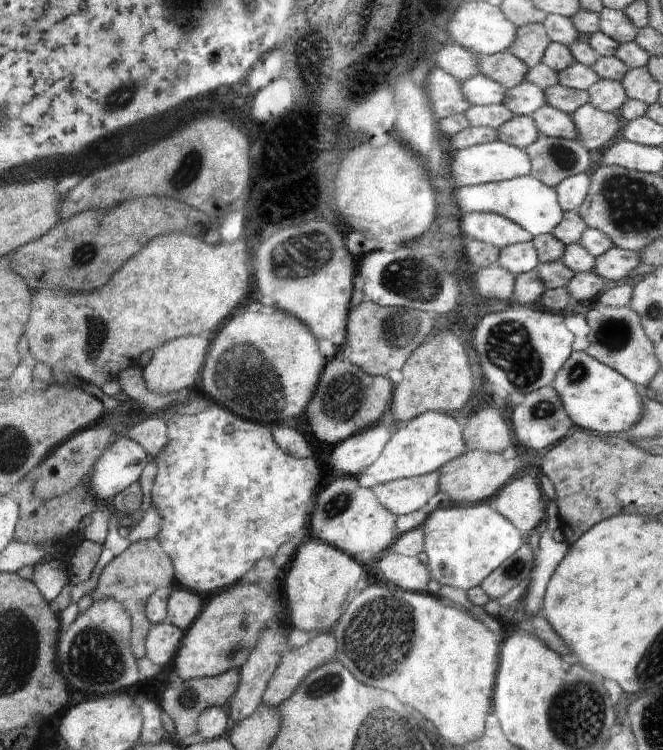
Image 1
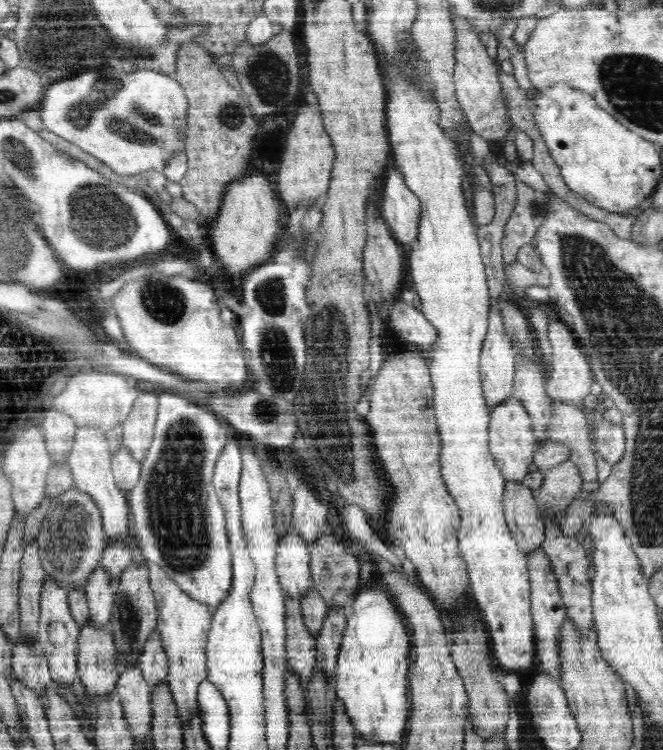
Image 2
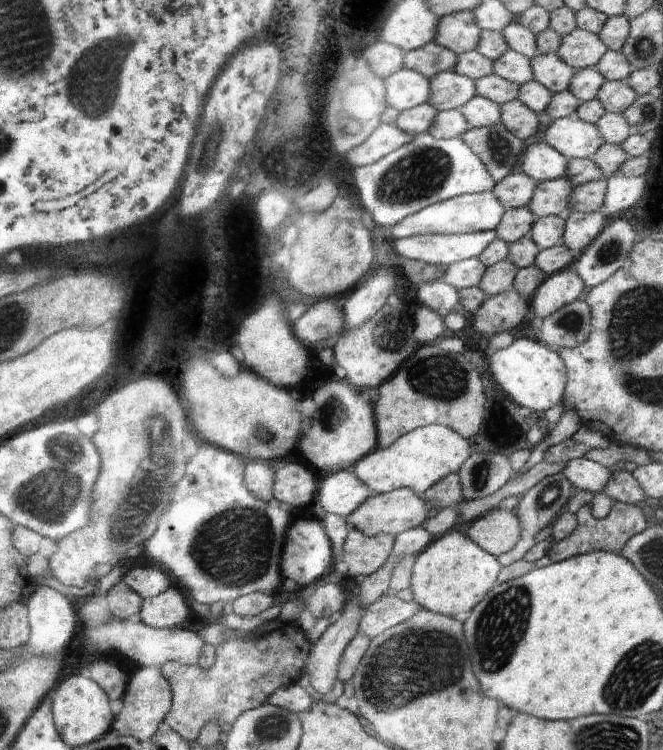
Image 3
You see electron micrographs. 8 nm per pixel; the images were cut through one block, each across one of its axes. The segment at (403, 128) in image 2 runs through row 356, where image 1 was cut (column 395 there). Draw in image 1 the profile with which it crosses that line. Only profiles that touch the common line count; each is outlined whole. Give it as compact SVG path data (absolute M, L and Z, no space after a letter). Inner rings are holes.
M427 411L408 421L408 424L404 424L391 435L386 448L379 454L376 462L367 468L367 473L378 483L419 477L442 469L447 462L459 457L466 447L462 440L460 424L453 417L450 418L443 412Z

